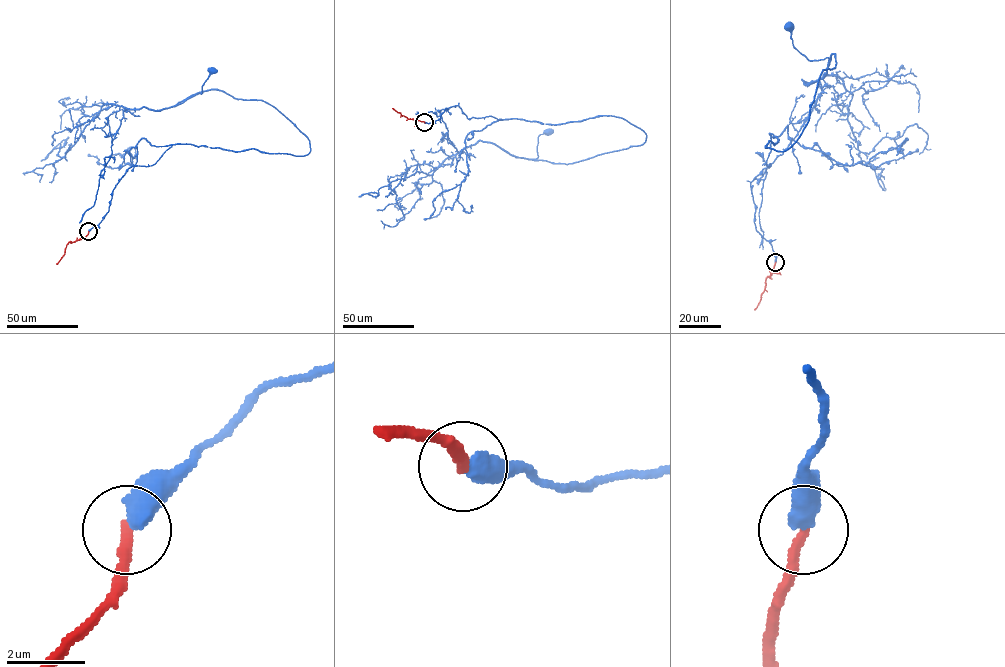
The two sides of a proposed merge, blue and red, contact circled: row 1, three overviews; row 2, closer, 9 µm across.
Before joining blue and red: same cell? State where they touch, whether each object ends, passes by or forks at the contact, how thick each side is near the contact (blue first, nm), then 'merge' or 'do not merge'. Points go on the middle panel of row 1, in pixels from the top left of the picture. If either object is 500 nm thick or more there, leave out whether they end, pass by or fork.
(424, 122) | 500/260 nm | do not merge

